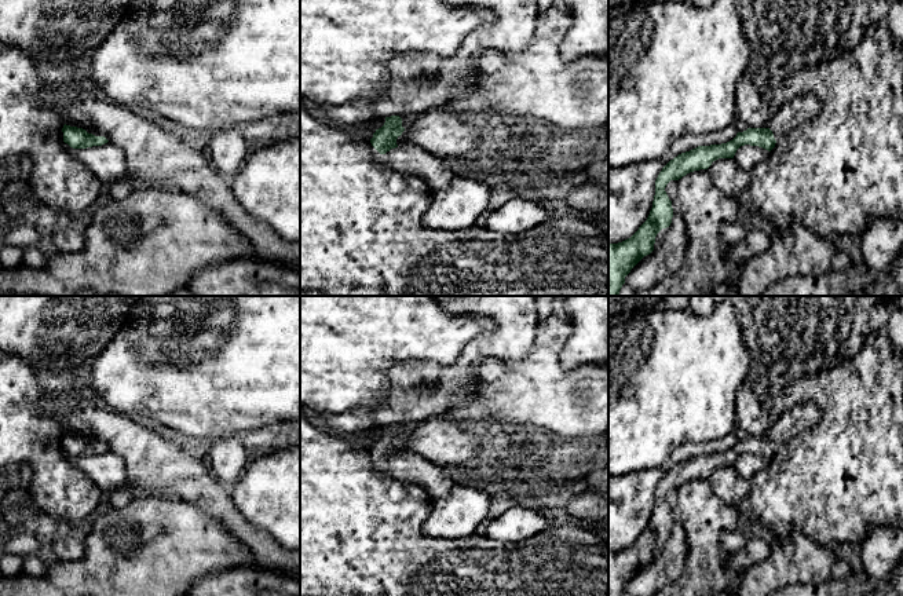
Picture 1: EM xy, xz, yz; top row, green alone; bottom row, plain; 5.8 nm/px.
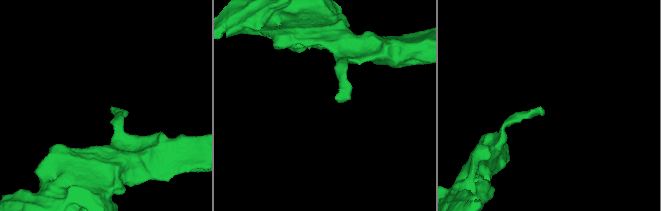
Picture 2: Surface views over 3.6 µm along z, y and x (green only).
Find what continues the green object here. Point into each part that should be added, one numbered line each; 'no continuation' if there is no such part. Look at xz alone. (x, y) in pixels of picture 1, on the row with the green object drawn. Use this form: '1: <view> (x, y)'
1: xz (410, 160)

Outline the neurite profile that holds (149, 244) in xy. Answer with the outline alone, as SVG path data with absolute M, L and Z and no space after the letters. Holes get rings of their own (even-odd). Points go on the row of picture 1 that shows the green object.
M138 186L121 201L110 200L99 206L83 230L83 248L78 252L58 252L41 268L23 263L17 268L0 268L0 293L19 296L74 296L92 290L98 296L168 296L184 289L194 271L230 260L256 257L249 241L223 216L209 209L195 195L164 187Z

